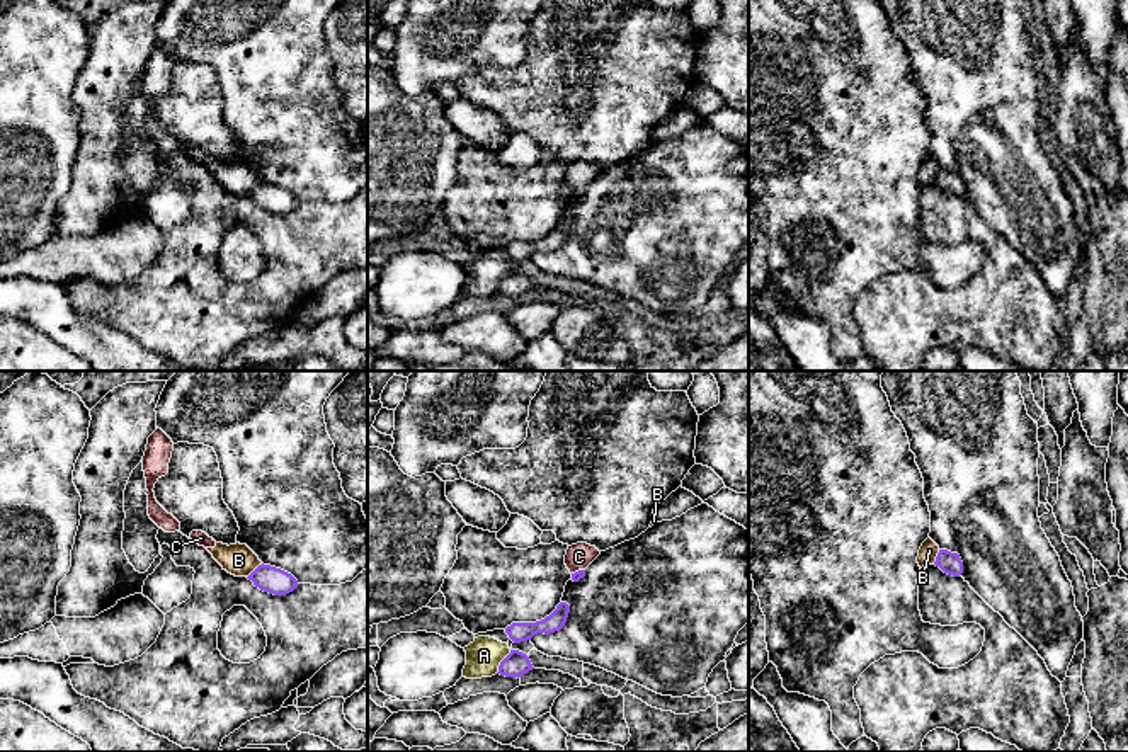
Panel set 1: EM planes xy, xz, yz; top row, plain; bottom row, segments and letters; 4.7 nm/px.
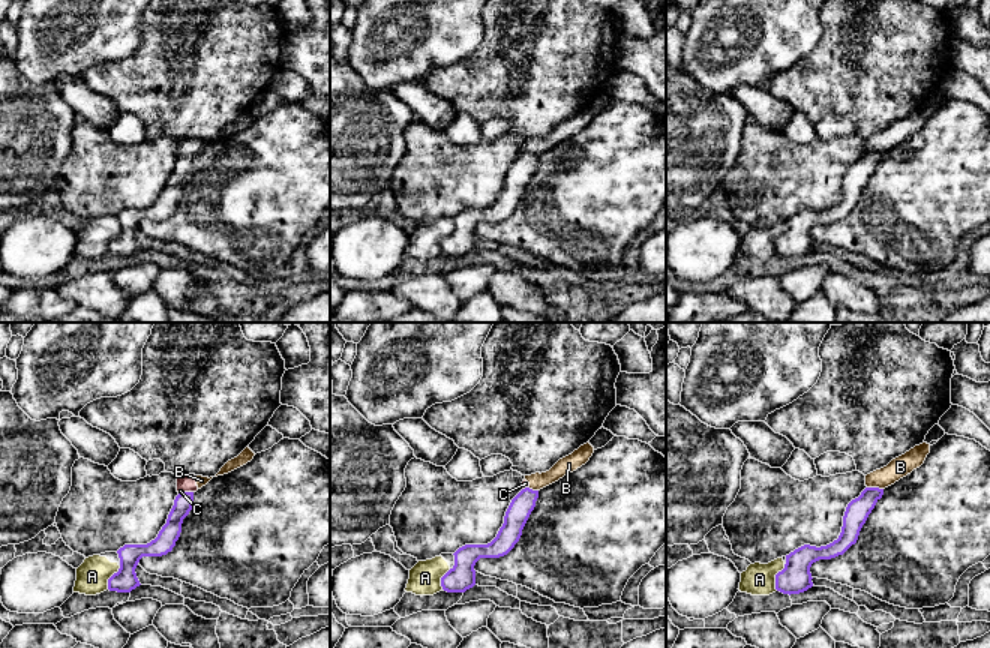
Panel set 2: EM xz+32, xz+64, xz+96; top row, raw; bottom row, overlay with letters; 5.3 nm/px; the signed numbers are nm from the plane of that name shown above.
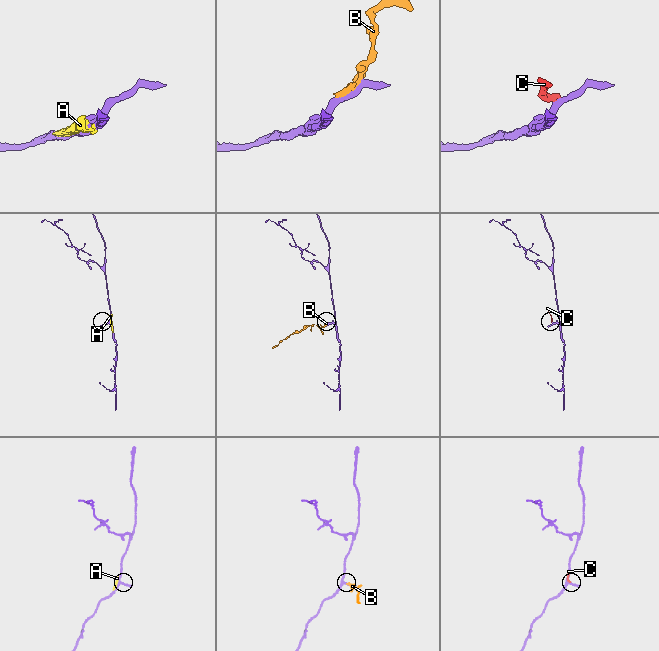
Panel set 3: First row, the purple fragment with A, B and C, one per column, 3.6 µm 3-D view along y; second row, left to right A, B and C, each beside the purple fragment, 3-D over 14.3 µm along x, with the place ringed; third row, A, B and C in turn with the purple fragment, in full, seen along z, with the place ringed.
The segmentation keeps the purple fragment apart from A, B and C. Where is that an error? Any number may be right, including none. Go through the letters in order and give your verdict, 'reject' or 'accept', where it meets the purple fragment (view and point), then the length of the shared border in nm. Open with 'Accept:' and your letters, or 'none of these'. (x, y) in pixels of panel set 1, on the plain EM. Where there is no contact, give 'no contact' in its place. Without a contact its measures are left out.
Accept: none of these
A: reject | xz (501, 281) | 130 nm
B: reject | xy (254, 189) | 100 nm
C: reject | xz (579, 189) | 70 nm

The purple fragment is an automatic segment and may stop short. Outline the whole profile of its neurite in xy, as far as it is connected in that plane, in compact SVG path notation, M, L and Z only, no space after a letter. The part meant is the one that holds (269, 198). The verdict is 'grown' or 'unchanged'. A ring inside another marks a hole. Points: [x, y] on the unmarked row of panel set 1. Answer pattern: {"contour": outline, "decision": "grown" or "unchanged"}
{"contour": "M264 182L259 184L247 197L260 209L274 214L286 214L299 204L291 192Z", "decision": "unchanged"}

